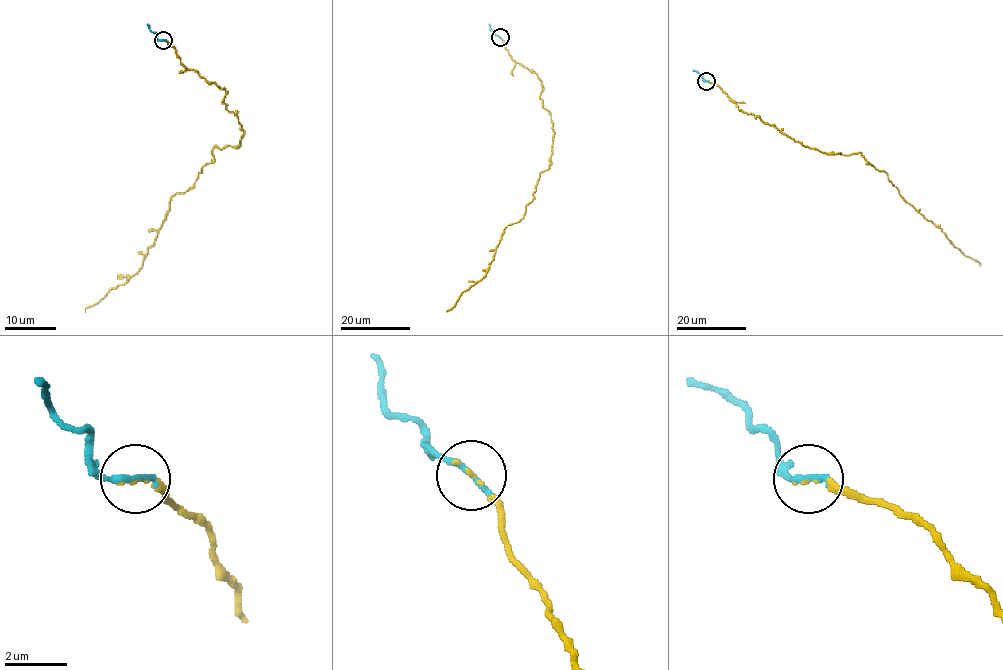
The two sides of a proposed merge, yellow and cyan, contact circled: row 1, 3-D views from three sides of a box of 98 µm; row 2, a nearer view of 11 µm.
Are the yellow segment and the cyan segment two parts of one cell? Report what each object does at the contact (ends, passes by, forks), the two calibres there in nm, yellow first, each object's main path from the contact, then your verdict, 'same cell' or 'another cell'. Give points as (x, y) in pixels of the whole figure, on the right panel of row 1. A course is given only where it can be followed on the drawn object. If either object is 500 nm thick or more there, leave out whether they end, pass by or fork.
yellow ends; cyan ends; calibres 70 and 260 nm; course yellow (706, 81), (716, 84), (743, 113), (803, 145), (824, 153), (860, 152), (980, 266); course cyan (706, 81), (693, 70); same cell

